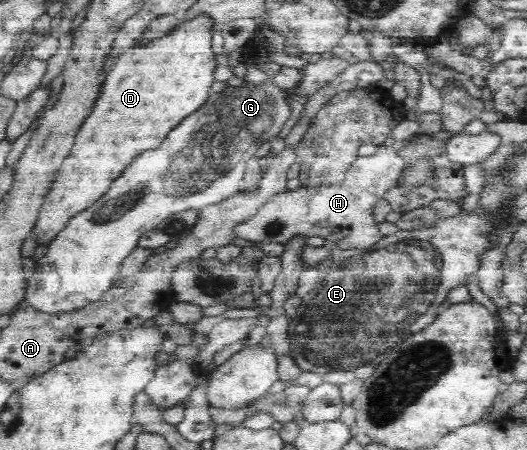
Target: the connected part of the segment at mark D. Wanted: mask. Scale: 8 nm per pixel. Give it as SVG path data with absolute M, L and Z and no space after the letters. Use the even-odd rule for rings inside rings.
M206 16L183 21L170 33L170 36L154 40L148 46L132 48L130 52L124 52L114 62L90 116L86 118L86 122L82 124L76 136L70 156L64 160L62 168L58 170L56 179L51 184L51 189L44 197L36 224L30 232L30 236L38 246L41 244L48 246L70 219L93 206L94 202L98 202L109 191L112 182L124 172L126 166L132 164L132 160L138 154L158 148L164 136L174 128L174 124L178 124L178 120L182 120L182 116L188 116L190 112L198 110L204 104L208 94L211 94L208 90L215 82L213 72L216 68L216 60L211 45L211 31L214 28Z

